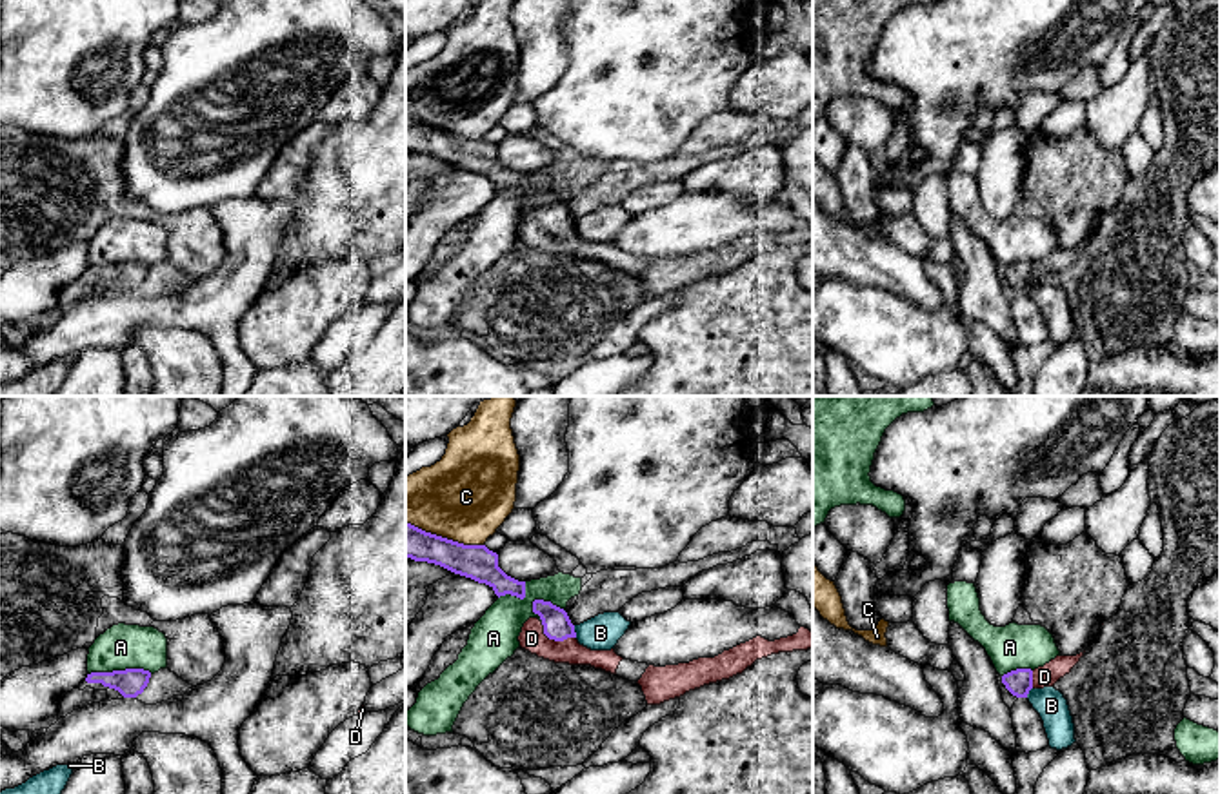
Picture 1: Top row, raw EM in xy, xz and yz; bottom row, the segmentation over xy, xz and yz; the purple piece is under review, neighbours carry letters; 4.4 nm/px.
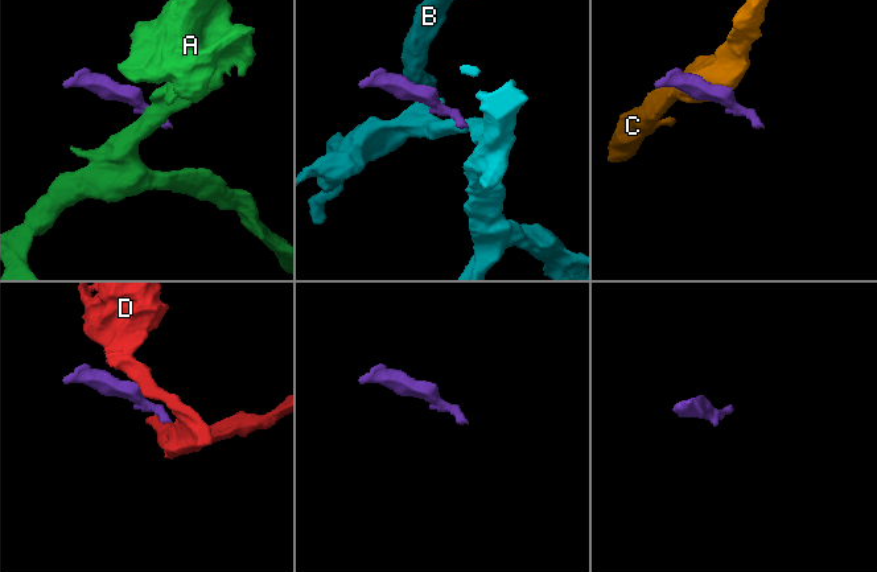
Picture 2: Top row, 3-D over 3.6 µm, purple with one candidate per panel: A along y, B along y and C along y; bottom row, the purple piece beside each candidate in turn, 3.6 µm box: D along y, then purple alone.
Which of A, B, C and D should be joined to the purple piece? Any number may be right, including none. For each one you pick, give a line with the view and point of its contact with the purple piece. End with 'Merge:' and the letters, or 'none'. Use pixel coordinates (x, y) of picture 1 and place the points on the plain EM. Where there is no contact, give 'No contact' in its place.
D: Touches purple at xz (555, 233)
Merge: D

